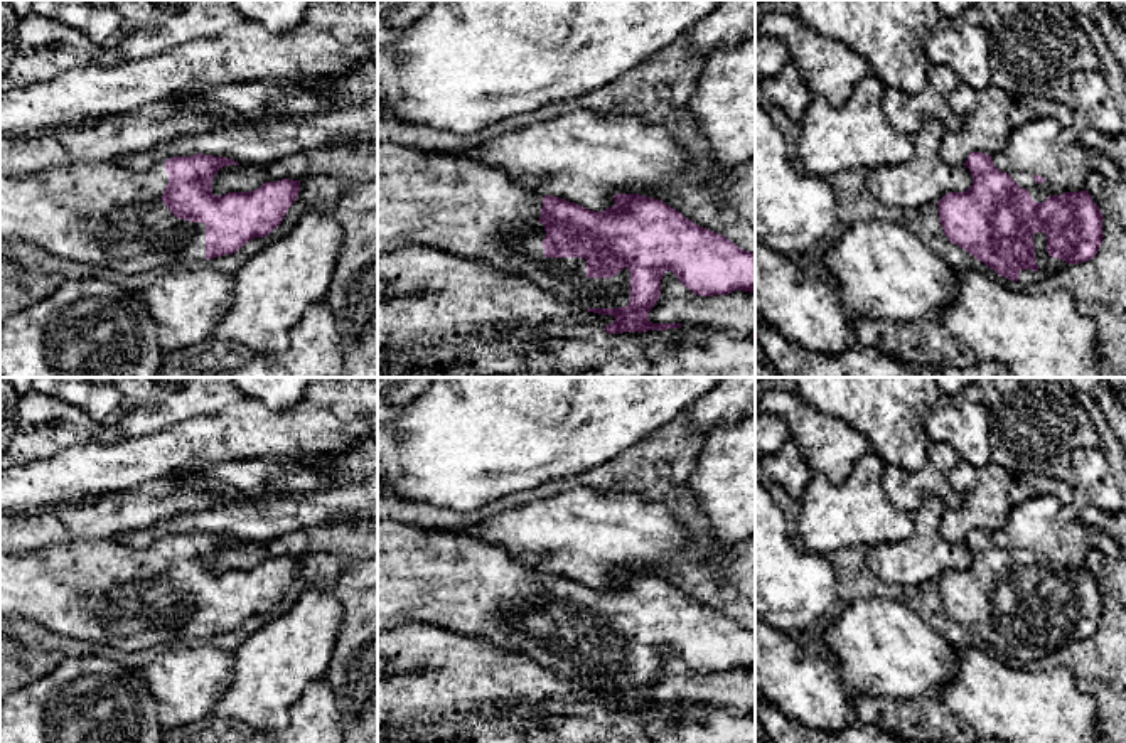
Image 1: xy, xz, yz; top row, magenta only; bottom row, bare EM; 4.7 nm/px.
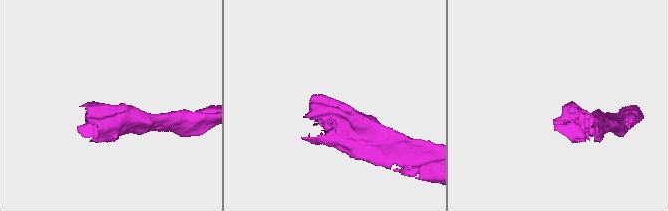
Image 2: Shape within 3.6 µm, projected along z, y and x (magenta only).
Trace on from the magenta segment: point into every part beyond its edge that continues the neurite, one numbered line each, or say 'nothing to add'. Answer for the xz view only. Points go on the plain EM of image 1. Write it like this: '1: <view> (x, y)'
1: xz (472, 588)

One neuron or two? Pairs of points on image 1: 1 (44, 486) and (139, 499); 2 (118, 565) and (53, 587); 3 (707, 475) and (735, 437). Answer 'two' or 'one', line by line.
1: two
2: one
3: one

